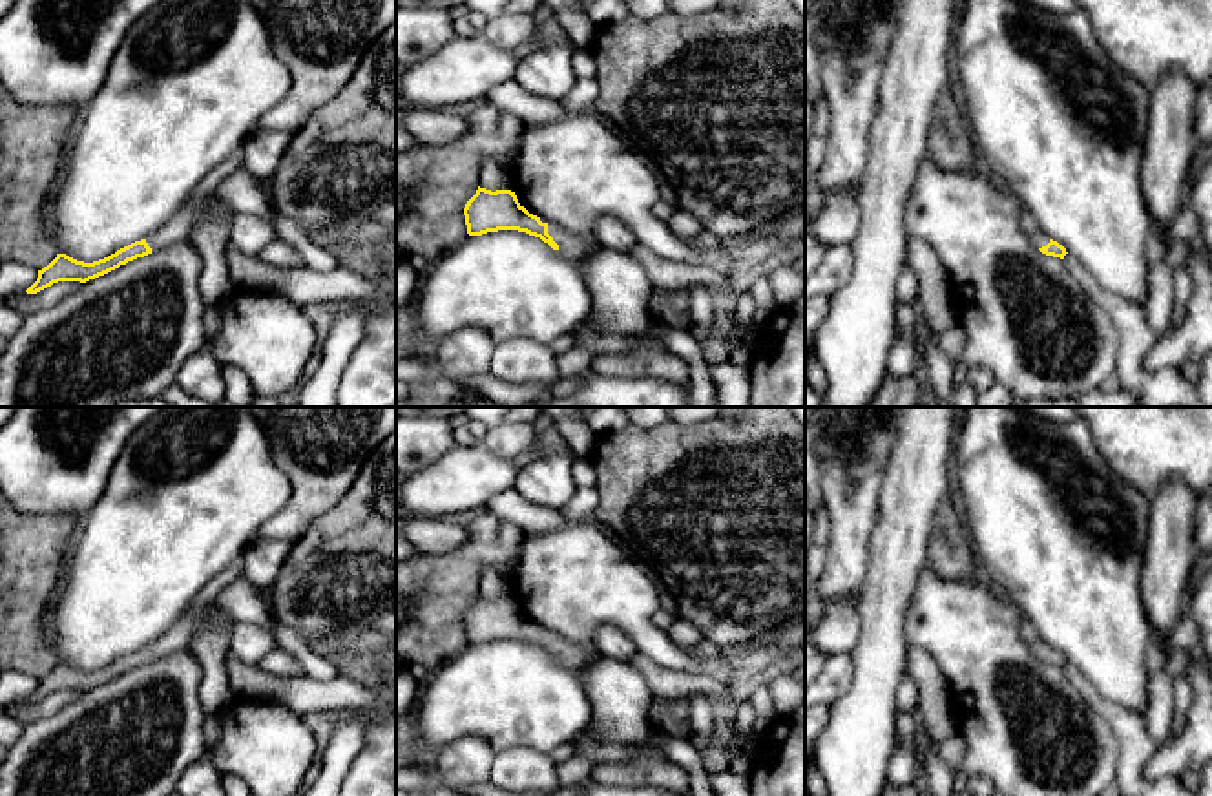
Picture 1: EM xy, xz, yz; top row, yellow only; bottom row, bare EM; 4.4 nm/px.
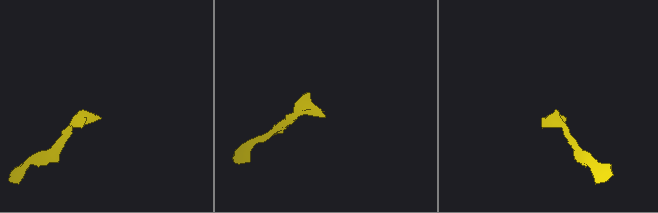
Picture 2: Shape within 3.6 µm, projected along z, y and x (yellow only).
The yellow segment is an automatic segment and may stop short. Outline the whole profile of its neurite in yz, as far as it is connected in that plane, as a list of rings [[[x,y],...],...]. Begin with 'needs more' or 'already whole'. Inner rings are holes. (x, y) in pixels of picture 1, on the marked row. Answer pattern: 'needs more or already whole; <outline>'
needs more; [[[1035,230],[1031,236],[1031,243],[1035,248],[1039,248],[1042,254],[1046,256],[1053,256],[1053,257],[1060,257],[1064,259],[1064,256],[1068,254],[1066,248],[1062,245],[1059,245],[1057,241],[1050,239],[1042,230]]]

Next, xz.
needs more; [[[480,188],[464,208],[467,234],[482,236],[498,230],[518,230],[540,237],[553,250],[560,250],[573,261],[588,259],[599,246],[584,241],[564,228],[542,223],[529,214],[511,190]]]

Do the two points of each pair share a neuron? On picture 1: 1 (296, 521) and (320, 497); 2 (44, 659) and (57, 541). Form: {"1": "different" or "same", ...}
{"1": "same", "2": "same"}

